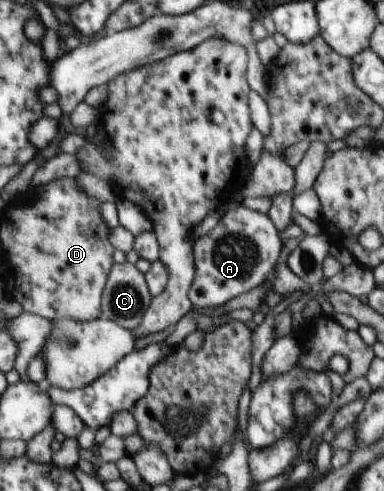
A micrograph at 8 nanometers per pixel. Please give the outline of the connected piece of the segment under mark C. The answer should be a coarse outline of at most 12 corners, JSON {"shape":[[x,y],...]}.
{"shape":[[114,263],[101,318],[132,331],[151,299],[135,265]]}

